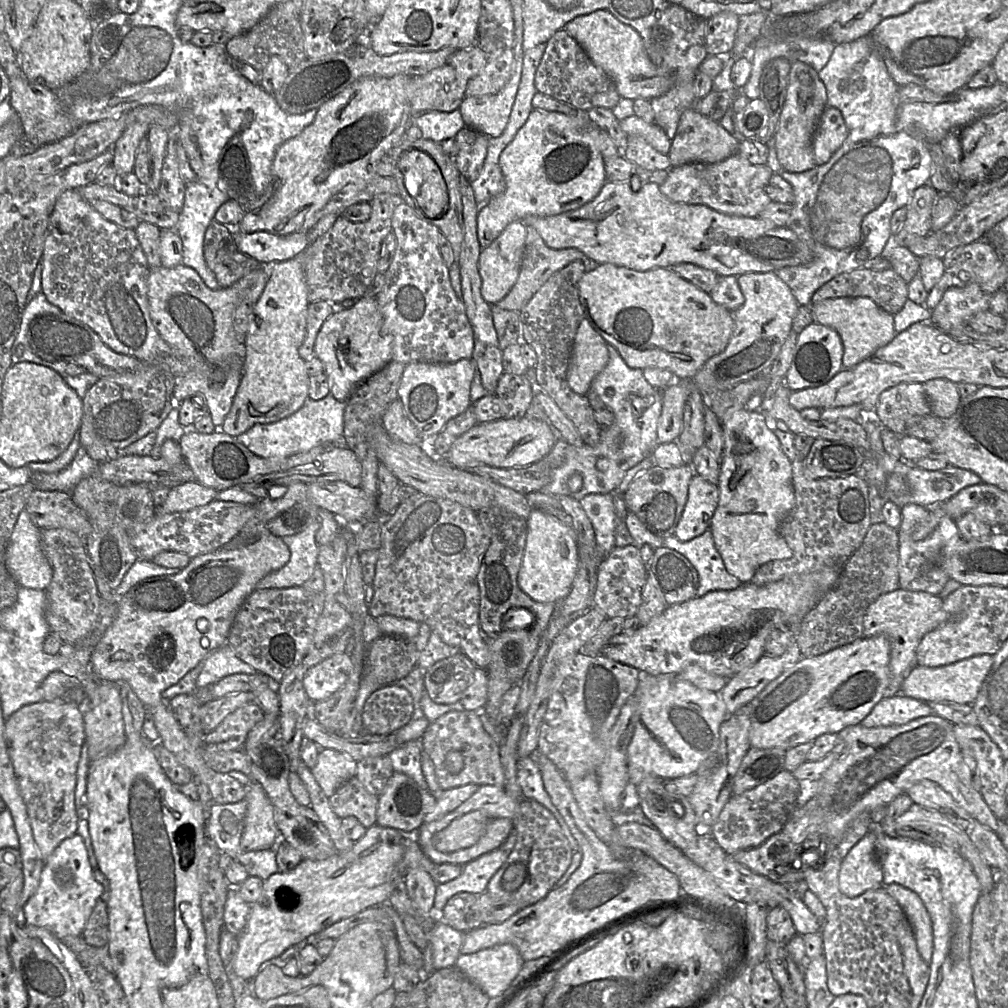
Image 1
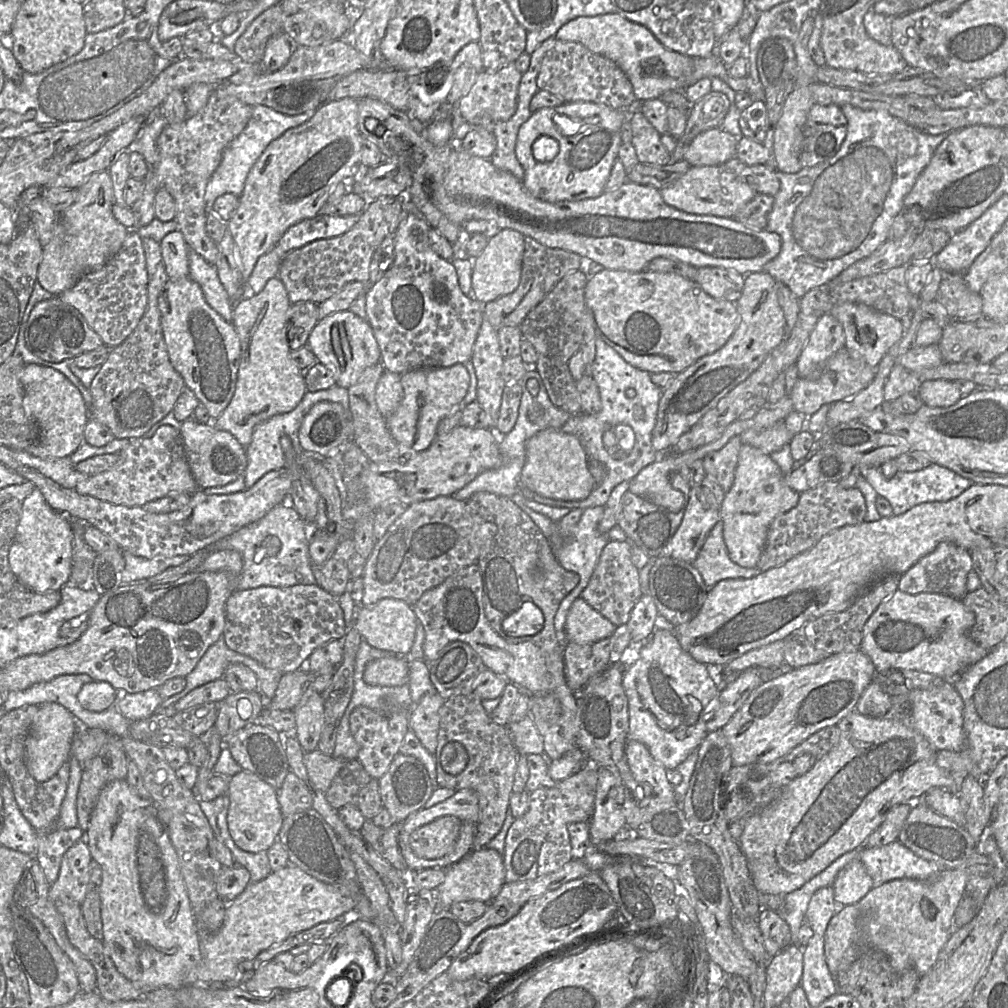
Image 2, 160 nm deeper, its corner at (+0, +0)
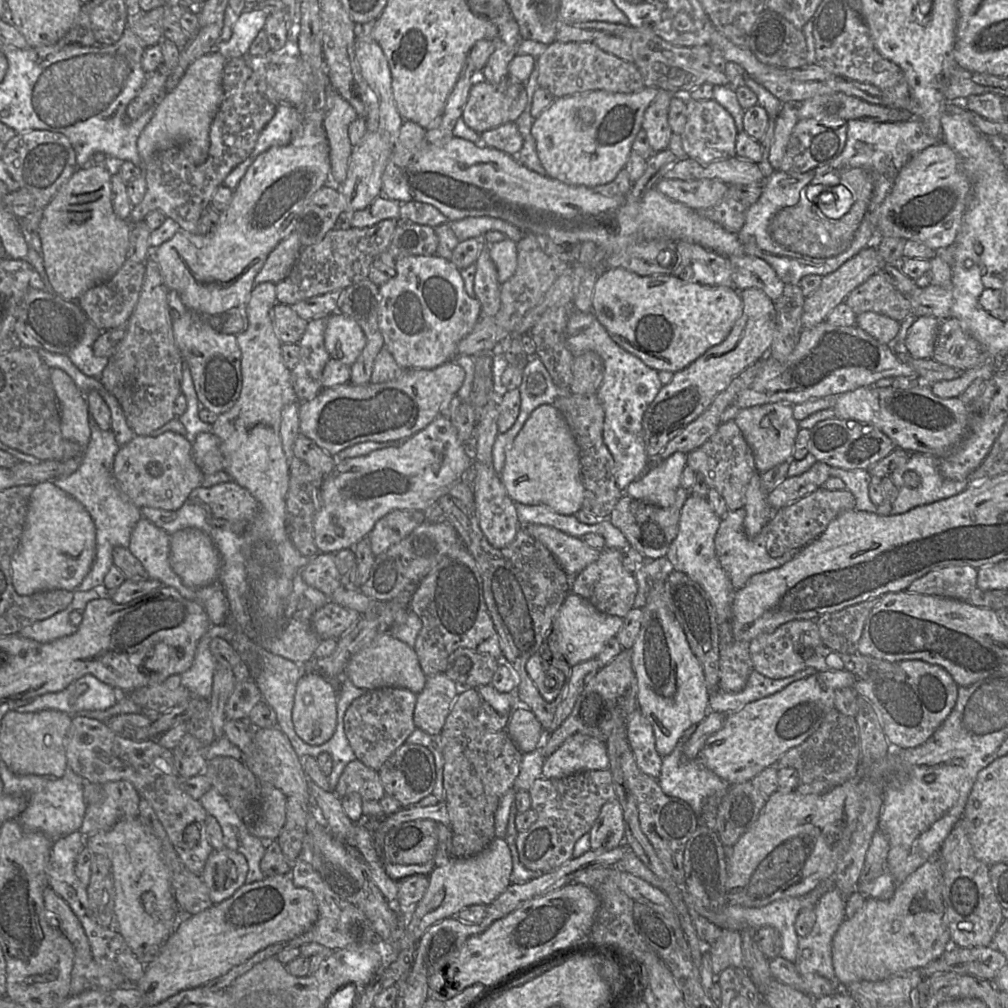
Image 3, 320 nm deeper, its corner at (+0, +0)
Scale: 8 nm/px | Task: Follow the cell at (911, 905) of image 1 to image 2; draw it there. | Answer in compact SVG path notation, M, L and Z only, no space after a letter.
M976 851L962 866L943 869L932 880L892 880L872 888L865 897L855 904L839 906L825 933L824 954L833 978L868 949L882 951L895 971L914 969L920 976L926 975L936 963L939 953L953 932L954 914L965 893L967 881L971 877L988 876L991 873L991 868L989 857L982 851Z

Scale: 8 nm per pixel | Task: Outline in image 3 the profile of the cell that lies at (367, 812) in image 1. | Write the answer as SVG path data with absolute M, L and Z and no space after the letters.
M358 759L345 766L333 792L339 798L356 792L363 801L380 801L385 794L378 771L367 767Z

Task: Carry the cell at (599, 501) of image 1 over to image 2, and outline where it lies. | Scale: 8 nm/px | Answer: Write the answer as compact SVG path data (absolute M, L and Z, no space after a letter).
M517 491L510 497L510 499L532 519L532 521L540 528L543 534L550 540L553 548L555 549L557 560L561 566L565 570L574 572L579 576L579 582L577 586L562 599L554 618L554 628L557 640L560 644L566 644L567 639L565 624L569 609L573 602L581 596L581 592L587 586L591 575L593 574L593 571L599 561L602 550L610 540L607 534L602 534L598 531L598 523L603 516L604 508L602 506L595 506L583 509L583 514L580 521L575 526L573 526L572 529L556 535L555 522L527 507L524 504L525 498L522 493Z

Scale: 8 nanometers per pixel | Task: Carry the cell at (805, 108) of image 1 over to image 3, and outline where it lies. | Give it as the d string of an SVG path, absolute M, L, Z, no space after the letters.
M792 102L783 103L778 116L775 118L774 137L769 160L771 166L776 171L780 169L792 130L799 121L798 104Z

